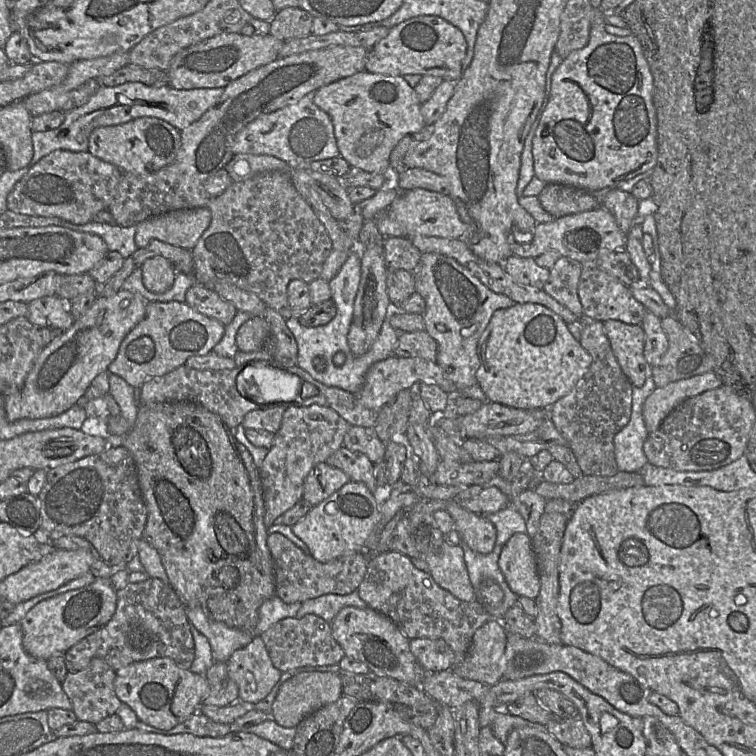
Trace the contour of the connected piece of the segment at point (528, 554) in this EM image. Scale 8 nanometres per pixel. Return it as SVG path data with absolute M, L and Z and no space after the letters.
M515 533L510 537L501 550L498 564L513 593L531 599L538 596L540 577L532 538L527 533Z

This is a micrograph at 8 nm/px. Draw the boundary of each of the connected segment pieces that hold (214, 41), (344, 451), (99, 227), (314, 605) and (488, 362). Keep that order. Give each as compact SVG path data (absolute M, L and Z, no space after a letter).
M222 33L179 51L166 71L169 86L176 90L195 88L224 88L230 82L258 67L279 59L285 41L272 36L246 36L241 33Z
M342 446L326 460L326 463L343 471L350 481L362 482L372 493L376 492L374 464L365 454Z
M89 222L86 224L71 224L72 230L92 233L100 236L109 251L119 252L124 259L134 254L138 247L135 244L137 226L121 227L118 225Z
M357 591L347 595L327 594L304 601L294 618L313 614L330 624L338 612L348 606L360 609L367 607Z
M533 303L514 304L495 311L479 339L477 352L480 366L476 379L487 400L521 410L550 409L573 390L592 363L591 356L573 338L567 323L545 306Z

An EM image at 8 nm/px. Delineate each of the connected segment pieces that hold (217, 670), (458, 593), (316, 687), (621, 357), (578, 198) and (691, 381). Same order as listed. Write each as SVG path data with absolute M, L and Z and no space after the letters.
M214 662L204 676L209 683L209 692L203 704L225 707L238 701L238 687L228 674L226 662Z
M445 540L437 551L419 558L425 560L428 573L442 589L461 601L475 600L475 592L464 560L464 551L459 545L453 545Z
M303 672L285 681L272 704L270 717L280 726L296 728L309 714L337 701L343 695L338 672Z
M617 320L603 323L618 364L633 387L644 385L651 376L651 366L644 357L645 332L641 325L629 325Z
M546 184L537 197L544 210L554 218L593 210L601 206L594 193L562 184Z
M711 371L656 388L643 404L642 414L647 432L655 432L662 421L685 400L721 386L722 379Z

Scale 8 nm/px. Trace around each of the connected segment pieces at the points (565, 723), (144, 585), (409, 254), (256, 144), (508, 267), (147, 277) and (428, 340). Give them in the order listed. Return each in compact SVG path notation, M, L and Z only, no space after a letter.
M579 716L571 719L555 718L545 725L545 729L563 746L577 749L591 747L591 736Z
M148 577L145 581L128 583L117 590L117 607L110 621L69 648L64 657L69 672L84 669L94 657L101 658L115 671L135 662L162 657L170 658L180 667L189 669L195 658L195 644L186 608L175 591L162 580Z
M385 237L384 260L388 270L414 272L422 253L406 237Z
M314 92L298 101L271 113L262 114L238 132L233 145L233 154L269 155L286 162L291 168L306 168L310 163L340 156L333 123L327 113L313 103Z
M512 255L503 264L505 272L519 285L543 289L550 270L539 267L533 258Z
M161 256L147 259L141 270L144 286L153 293L164 293L170 289L177 273L173 264Z
M425 330L402 332L399 333L392 356L422 358L435 362L437 359L437 343Z

